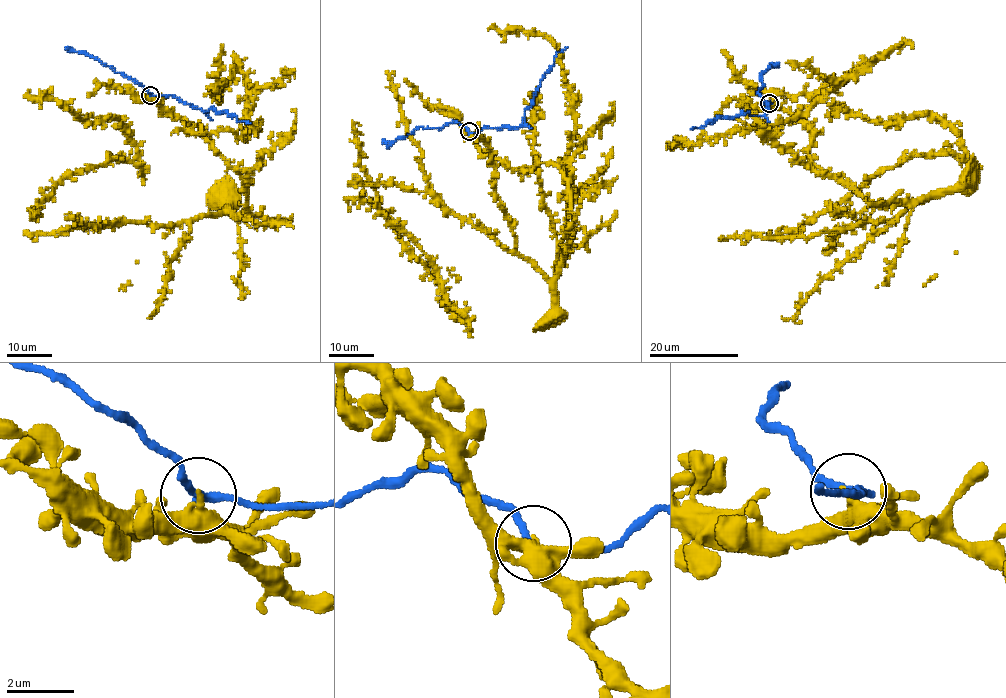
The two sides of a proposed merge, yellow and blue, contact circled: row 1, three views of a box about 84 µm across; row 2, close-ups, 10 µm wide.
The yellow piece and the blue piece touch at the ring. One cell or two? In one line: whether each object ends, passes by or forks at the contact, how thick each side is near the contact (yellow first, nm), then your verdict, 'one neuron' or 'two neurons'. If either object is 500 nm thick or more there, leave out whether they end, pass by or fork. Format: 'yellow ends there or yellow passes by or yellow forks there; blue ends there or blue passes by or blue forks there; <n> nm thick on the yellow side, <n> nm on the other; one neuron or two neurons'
yellow passes by; blue passes by; 300 nm thick on the yellow side, 220 nm on the other; one neuron

